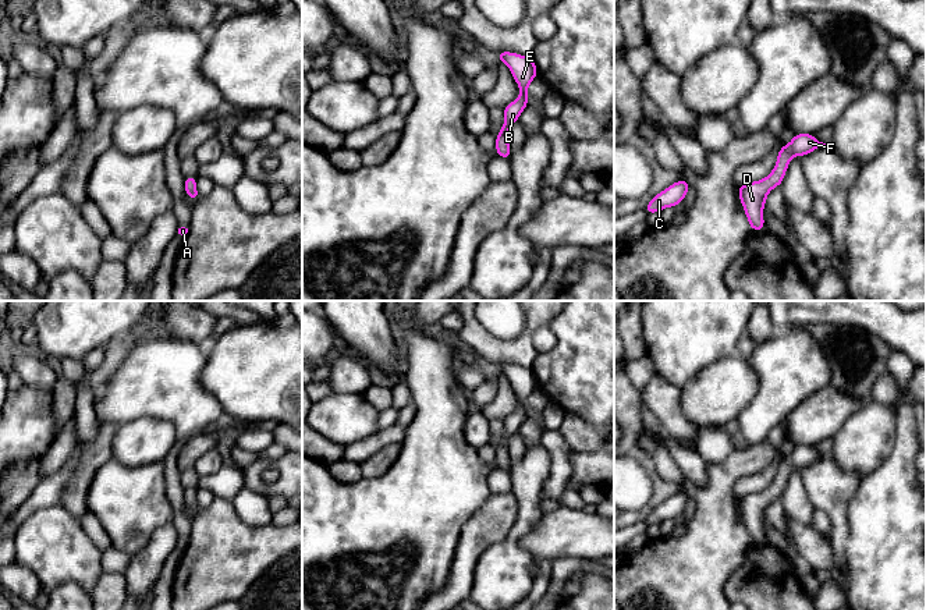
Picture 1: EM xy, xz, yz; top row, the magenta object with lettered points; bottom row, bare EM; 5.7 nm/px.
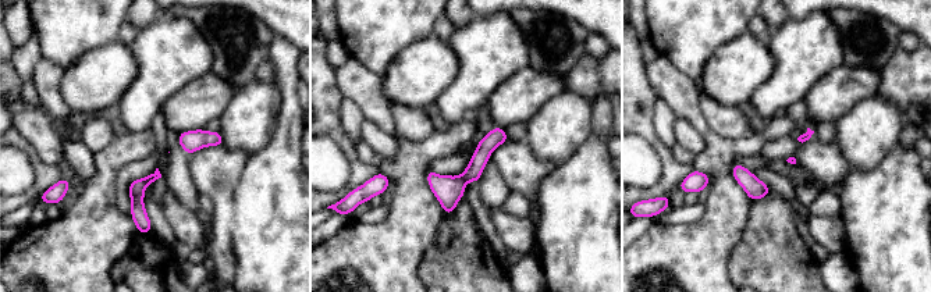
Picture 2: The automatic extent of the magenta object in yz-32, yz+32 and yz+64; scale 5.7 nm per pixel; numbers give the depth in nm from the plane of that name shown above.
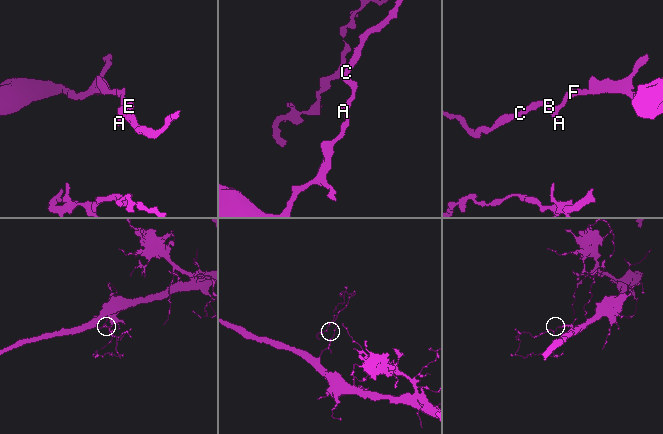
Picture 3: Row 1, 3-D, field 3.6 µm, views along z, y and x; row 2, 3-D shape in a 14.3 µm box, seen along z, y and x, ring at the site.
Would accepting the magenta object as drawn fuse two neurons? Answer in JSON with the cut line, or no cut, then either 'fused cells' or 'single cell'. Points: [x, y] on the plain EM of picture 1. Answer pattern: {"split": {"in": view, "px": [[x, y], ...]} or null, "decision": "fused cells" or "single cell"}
{"split": null, "decision": "single cell"}

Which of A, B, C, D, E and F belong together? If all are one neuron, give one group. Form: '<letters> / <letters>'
A B C D E F

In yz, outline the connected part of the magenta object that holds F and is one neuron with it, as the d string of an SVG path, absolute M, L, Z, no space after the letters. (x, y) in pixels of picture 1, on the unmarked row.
M795 446L788 457L780 460L776 478L766 490L746 494L737 501L751 542L760 543L764 540L763 519L766 510L773 500L783 496L791 471L805 468L824 457L813 446Z

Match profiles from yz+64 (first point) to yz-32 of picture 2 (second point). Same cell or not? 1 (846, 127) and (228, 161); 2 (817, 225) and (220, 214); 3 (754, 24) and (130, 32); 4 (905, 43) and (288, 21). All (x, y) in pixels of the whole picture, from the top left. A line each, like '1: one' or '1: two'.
1: two
2: two
3: one
4: two

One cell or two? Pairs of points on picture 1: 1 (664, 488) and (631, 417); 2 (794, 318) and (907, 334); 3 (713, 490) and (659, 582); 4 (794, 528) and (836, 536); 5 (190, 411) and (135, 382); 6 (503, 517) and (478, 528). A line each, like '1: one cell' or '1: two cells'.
1: one cell
2: one cell
3: one cell
4: two cells
5: one cell
6: one cell

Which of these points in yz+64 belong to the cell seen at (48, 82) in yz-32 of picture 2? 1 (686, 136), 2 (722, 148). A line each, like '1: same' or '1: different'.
1: different
2: same

